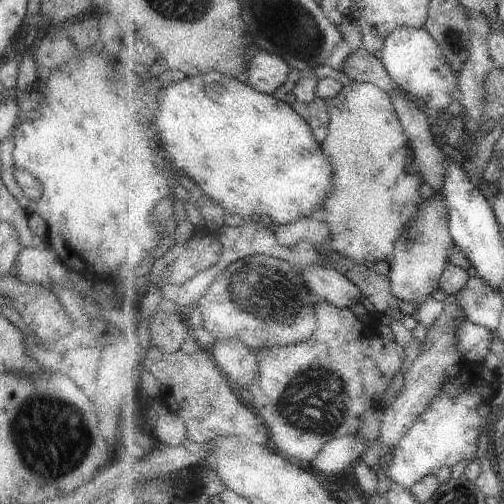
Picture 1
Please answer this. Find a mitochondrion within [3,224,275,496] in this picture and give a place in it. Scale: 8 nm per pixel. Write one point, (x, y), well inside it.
(53, 436)

